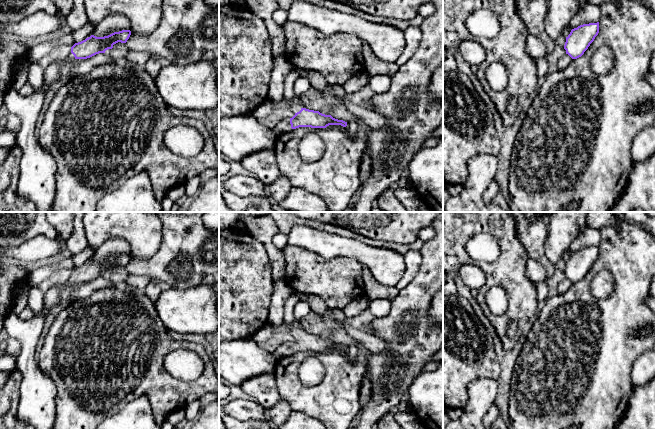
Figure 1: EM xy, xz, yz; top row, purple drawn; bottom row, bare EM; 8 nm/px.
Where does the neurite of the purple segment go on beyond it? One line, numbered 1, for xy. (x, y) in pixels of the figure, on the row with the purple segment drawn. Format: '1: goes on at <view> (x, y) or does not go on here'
1: goes on at xy (37, 182)

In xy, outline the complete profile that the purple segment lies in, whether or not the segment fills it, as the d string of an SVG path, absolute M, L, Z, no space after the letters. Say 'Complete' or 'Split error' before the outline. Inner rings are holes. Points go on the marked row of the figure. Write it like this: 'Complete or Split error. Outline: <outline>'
Split error. Outline: M130 30L114 32L104 37L91 35L75 43L66 60L58 60L47 66L43 74L43 85L31 95L22 96L13 88L3 95L6 108L21 120L21 128L16 137L16 144L22 149L17 193L21 198L32 201L37 212L52 212L56 193L55 159L34 134L47 90L60 79L61 69L65 65L70 66L76 59L87 59L105 53L118 42L126 43L130 35Z

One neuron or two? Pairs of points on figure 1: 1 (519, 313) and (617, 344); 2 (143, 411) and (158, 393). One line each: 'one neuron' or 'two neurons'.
1: two neurons
2: two neurons

